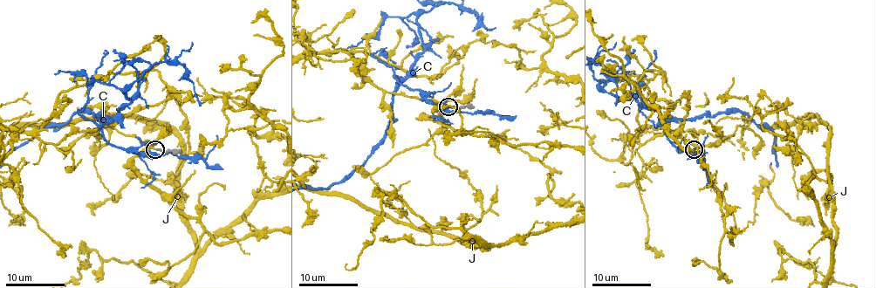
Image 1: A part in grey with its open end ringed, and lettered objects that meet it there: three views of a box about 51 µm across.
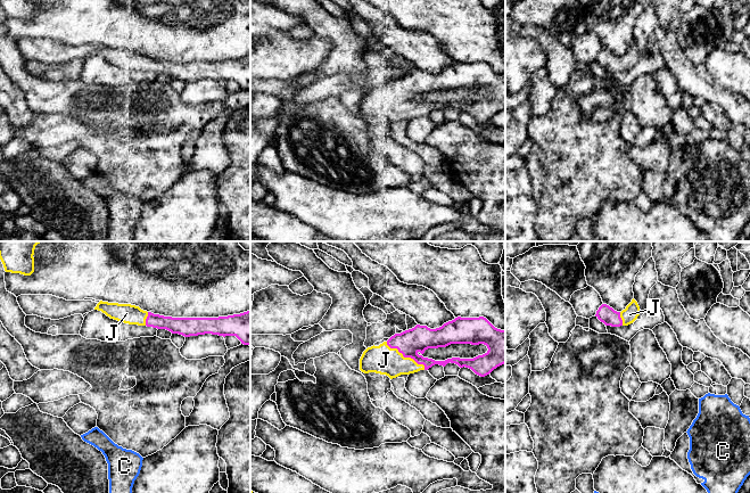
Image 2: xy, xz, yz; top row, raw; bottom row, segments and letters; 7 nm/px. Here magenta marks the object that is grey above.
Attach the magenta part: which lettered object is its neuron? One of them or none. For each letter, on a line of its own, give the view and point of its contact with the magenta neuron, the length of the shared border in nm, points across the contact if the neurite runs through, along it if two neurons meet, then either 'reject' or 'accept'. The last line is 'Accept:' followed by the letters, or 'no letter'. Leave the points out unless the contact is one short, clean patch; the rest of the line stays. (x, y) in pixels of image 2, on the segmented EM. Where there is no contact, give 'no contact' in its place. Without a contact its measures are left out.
C: no contact; reject
J: contact xz (406, 356); length 340 nm; accept
Accept: J

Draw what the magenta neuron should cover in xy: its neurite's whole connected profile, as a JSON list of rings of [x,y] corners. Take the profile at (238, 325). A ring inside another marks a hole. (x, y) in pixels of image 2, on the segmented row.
[[[100,301],[94,310],[110,319],[138,326],[166,329],[184,337],[205,334],[236,336],[241,344],[250,346],[250,311],[219,318],[172,318],[154,314],[131,304]]]

